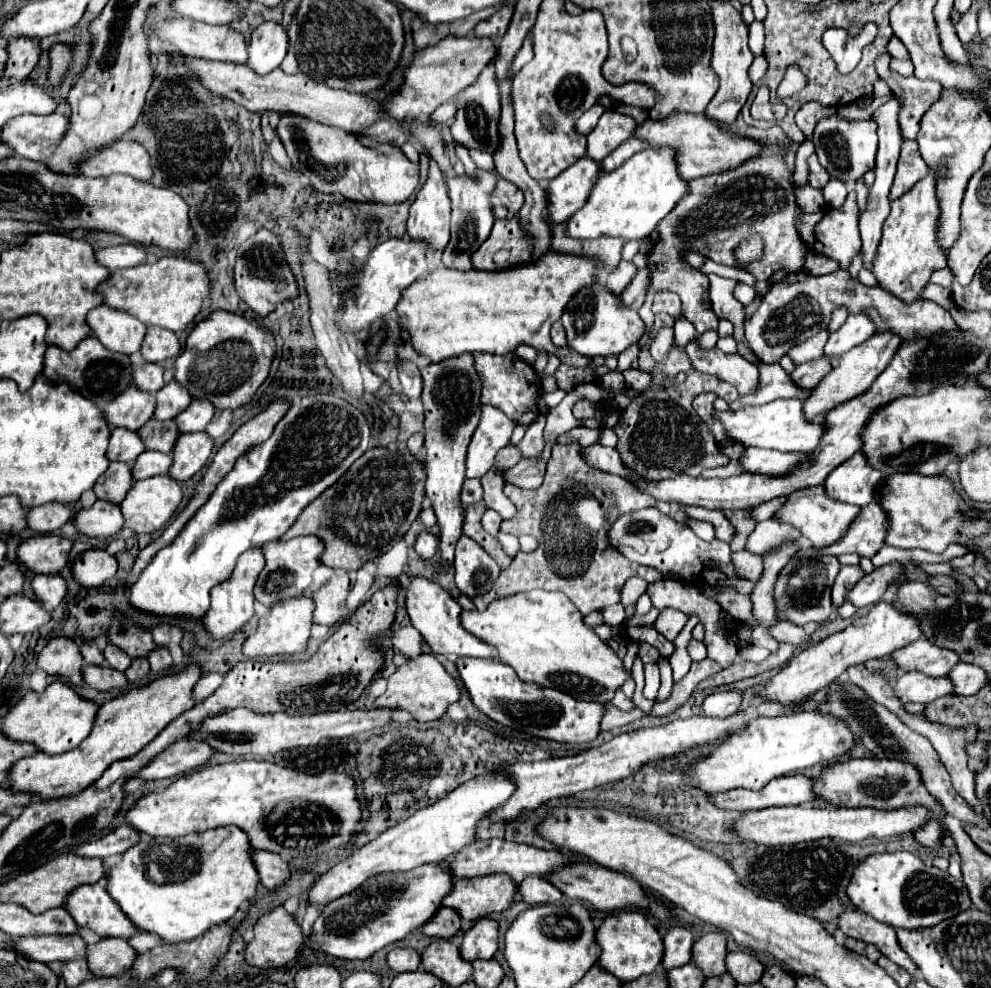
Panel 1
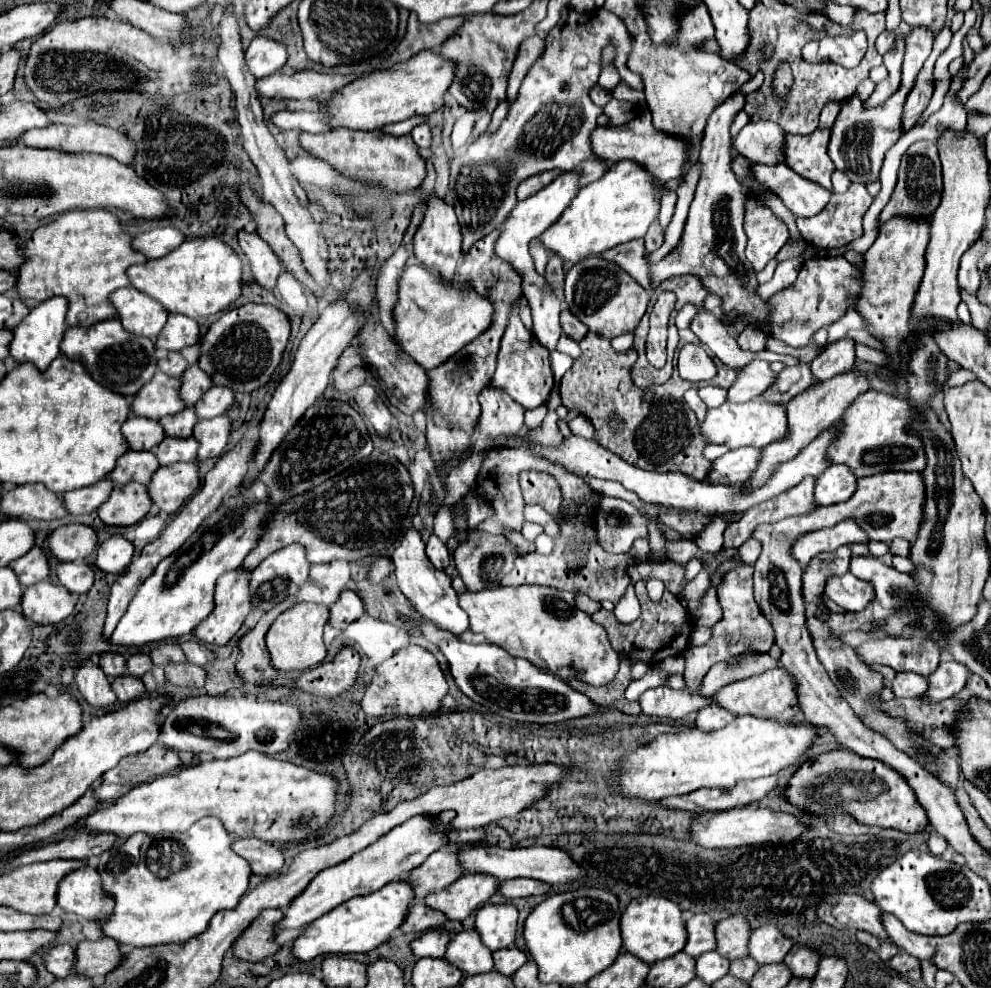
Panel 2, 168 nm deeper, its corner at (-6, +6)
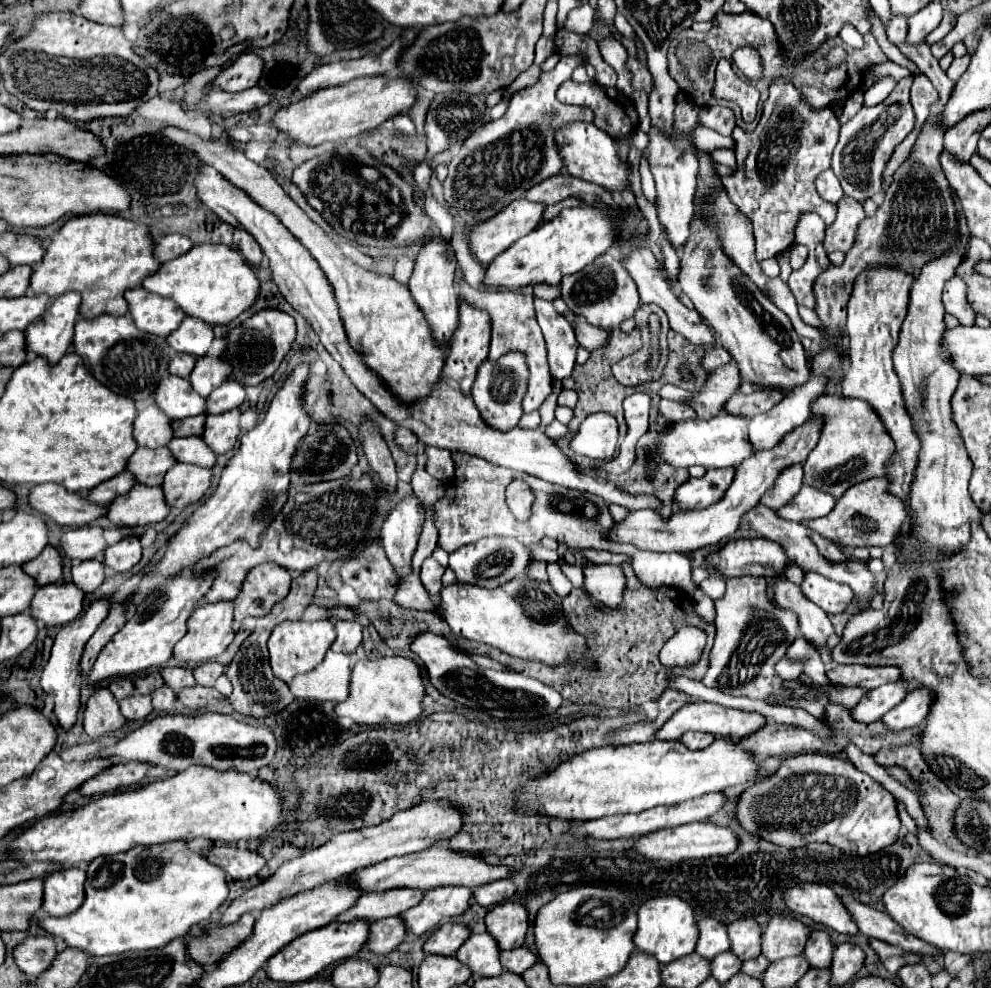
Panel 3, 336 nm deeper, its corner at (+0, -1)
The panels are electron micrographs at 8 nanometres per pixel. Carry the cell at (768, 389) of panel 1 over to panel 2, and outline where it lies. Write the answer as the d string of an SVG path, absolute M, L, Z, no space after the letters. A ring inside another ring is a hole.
M754 361L744 371L740 371L736 383L728 389L728 401L744 403L760 397L766 389L776 383L776 373L770 369L768 361Z

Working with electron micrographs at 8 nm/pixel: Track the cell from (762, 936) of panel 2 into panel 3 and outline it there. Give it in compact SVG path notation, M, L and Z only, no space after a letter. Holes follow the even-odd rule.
M776 916L774 920L770 920L770 924L762 934L762 954L770 962L788 956L798 956L804 952L810 934L812 930L804 926L798 918Z

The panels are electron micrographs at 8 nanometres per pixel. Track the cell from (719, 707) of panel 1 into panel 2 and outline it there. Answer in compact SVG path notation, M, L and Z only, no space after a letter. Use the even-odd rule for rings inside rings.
M708 705L704 709L698 711L698 717L696 717L696 725L700 731L716 731L716 729L722 729L724 725L728 725L734 717L726 711L726 709L720 709L720 705Z

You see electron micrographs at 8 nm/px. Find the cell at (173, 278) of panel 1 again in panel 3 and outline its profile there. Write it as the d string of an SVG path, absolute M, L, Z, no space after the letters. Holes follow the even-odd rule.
M226 244L192 246L192 250L186 252L184 256L164 262L162 268L156 274L148 276L142 286L148 292L174 300L188 316L202 318L212 326L228 324L234 318L238 318L242 312L254 306L260 292L260 280L256 270L244 260L244 256L240 256L238 250Z

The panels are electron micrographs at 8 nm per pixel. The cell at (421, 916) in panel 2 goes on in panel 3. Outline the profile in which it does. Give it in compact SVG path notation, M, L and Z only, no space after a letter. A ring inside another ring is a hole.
M398 916L382 918L370 926L366 948L374 954L388 954L408 938L408 932Z

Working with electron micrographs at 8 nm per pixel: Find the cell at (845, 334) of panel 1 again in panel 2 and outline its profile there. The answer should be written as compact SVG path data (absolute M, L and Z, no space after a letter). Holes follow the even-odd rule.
M842 337L836 343L830 343L822 355L812 361L812 373L816 381L826 381L838 373L848 371L856 359L856 341L850 337Z

